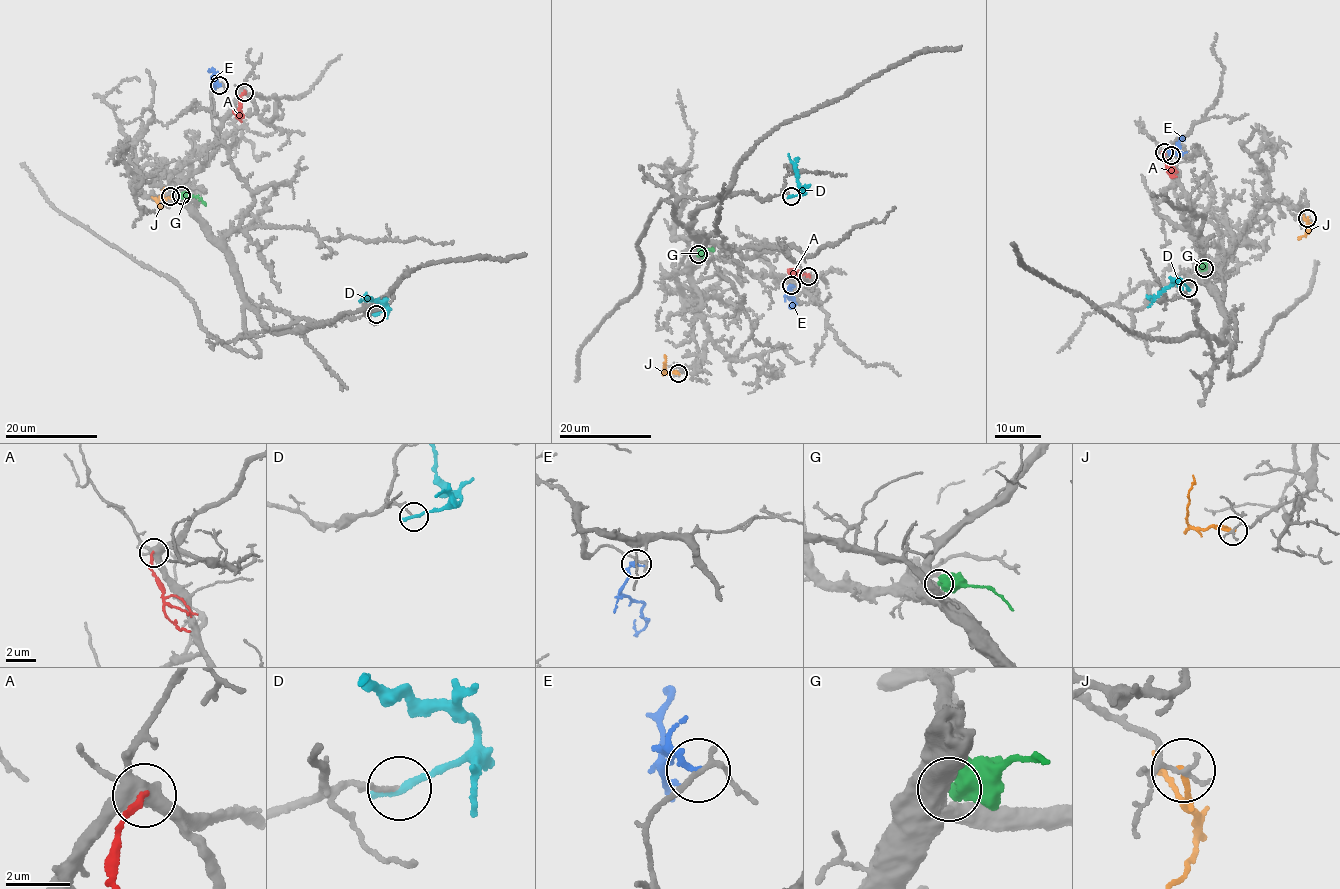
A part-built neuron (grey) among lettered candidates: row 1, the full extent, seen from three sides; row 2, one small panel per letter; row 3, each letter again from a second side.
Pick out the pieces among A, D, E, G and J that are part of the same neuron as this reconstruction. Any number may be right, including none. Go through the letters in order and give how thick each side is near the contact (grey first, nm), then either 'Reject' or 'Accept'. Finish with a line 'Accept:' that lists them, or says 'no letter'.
A: Thickness 420 nm (grey) against 200 nm. Reject
D: Thickness 120 nm (grey) against 280 nm. Reject
E: Thickness 150 nm (grey) against 190 nm. Reject
G: Thickness 800 nm (grey) against 700 nm. Reject
J: Thickness 140 nm (grey) against 160 nm. Reject
Accept: no letter

